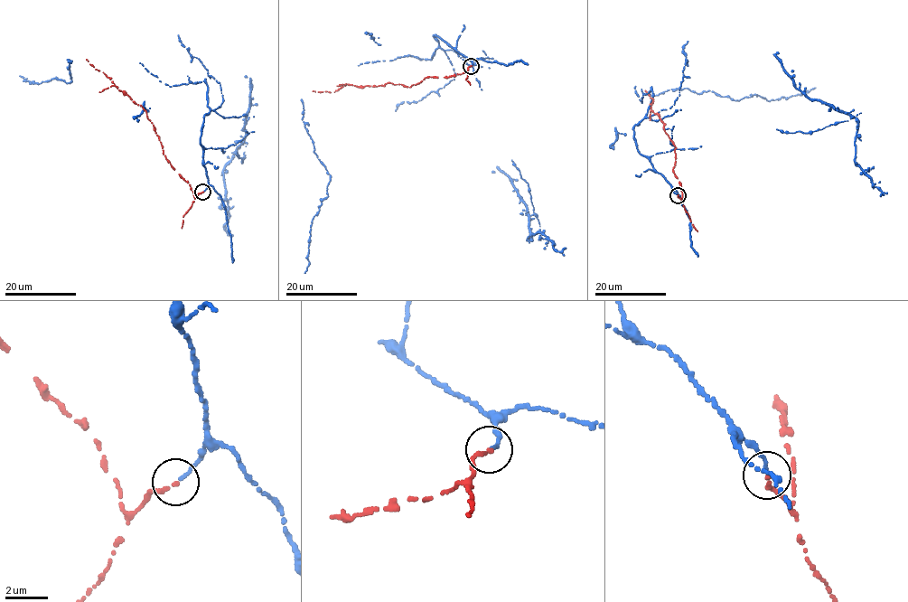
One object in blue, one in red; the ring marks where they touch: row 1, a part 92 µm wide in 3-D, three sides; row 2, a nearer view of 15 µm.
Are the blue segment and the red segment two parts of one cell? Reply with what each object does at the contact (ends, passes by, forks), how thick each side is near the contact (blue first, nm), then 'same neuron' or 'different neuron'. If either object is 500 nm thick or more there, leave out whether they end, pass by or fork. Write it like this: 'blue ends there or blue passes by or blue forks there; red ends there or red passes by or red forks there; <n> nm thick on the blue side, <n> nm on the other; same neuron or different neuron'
blue ends there; red ends there; 160 nm thick on the blue side, 240 nm on the other; same neuron

